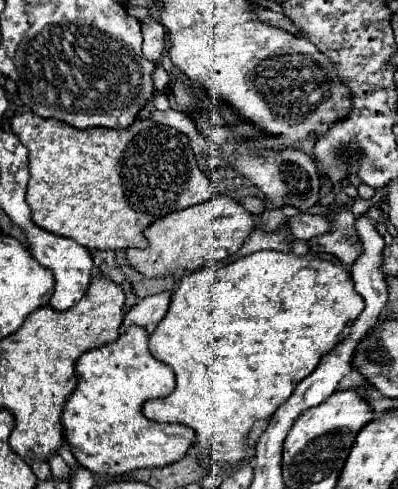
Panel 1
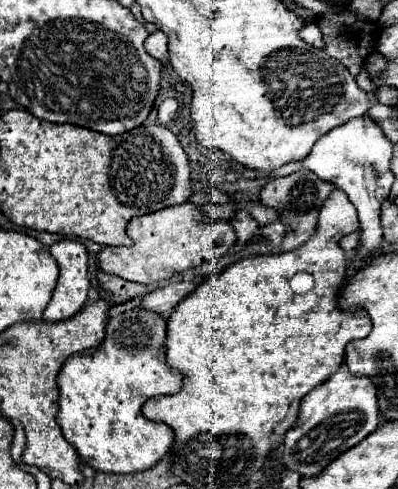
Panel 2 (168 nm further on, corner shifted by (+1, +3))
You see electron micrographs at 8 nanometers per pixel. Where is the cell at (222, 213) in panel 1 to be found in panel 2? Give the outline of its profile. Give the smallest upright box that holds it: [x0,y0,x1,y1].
[97,203,235,283]

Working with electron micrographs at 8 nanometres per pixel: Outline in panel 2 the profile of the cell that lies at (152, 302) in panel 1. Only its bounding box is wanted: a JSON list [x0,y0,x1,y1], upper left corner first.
[141,277,205,317]

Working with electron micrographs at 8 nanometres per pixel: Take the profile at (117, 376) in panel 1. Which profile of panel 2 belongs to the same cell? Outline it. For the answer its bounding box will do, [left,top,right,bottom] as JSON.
[57,309,183,473]

